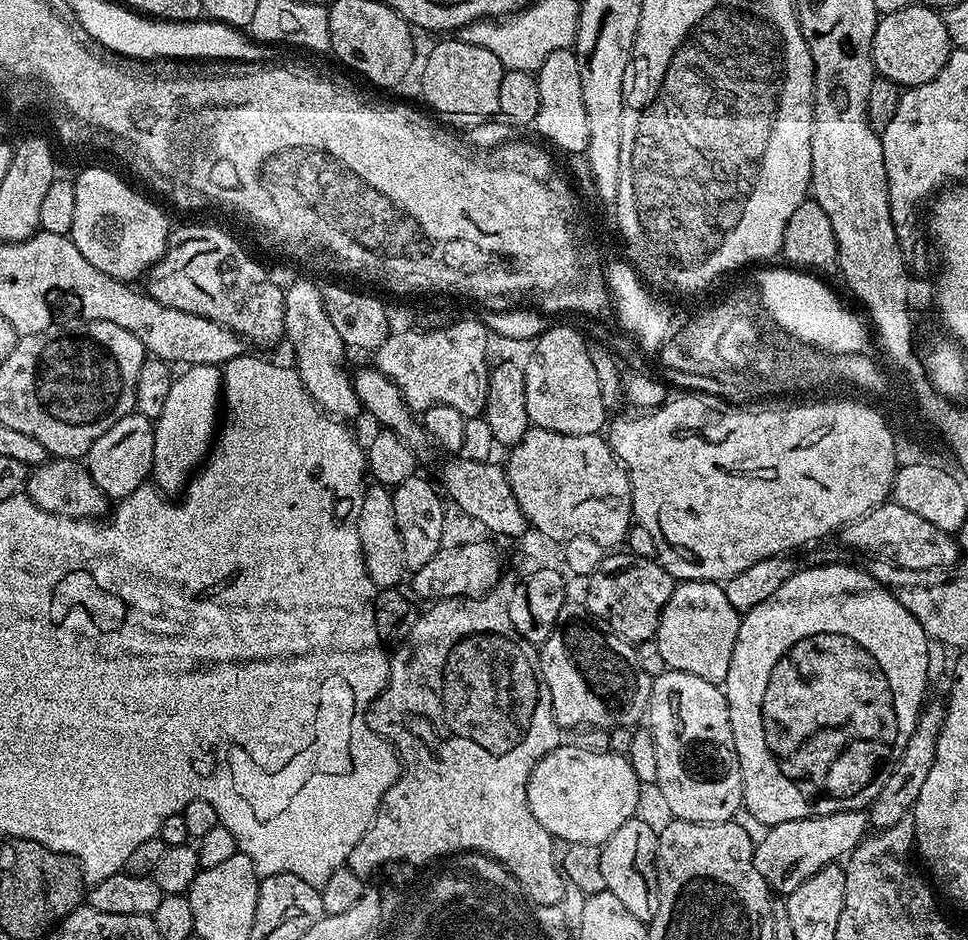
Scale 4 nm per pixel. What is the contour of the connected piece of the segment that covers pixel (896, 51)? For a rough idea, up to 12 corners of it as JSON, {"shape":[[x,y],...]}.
{"shape":[[910,2],[876,21],[872,67],[917,88],[952,51],[940,12]]}

